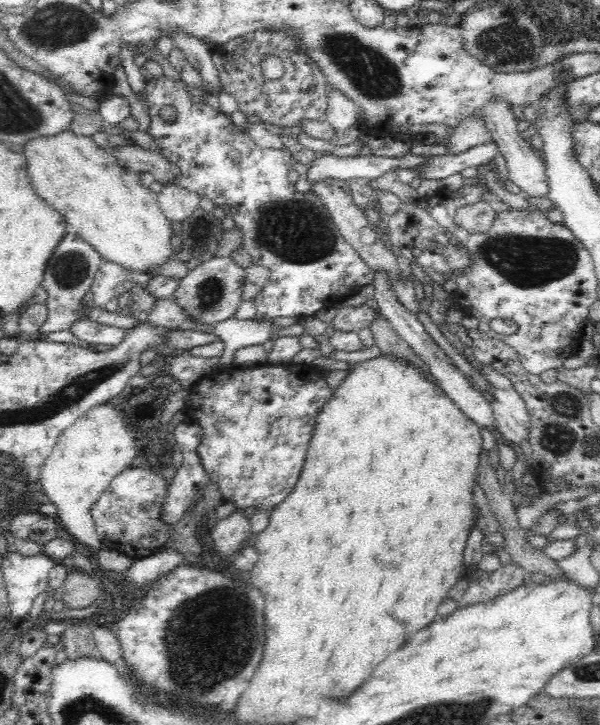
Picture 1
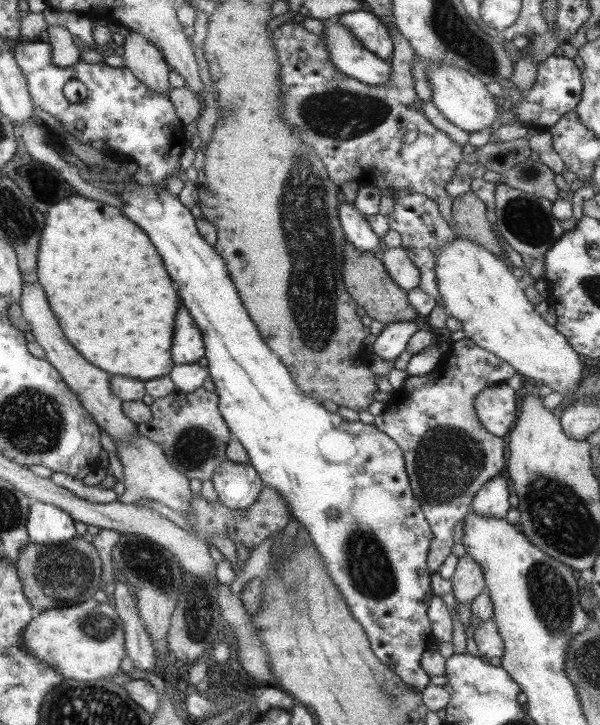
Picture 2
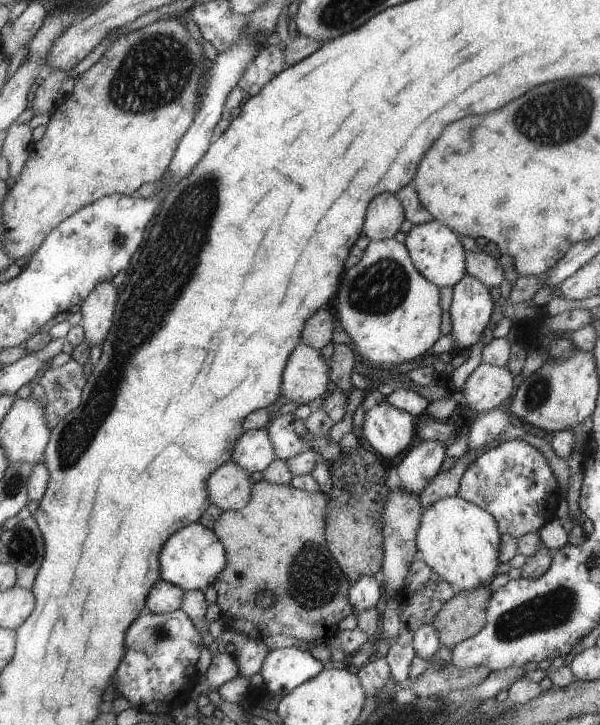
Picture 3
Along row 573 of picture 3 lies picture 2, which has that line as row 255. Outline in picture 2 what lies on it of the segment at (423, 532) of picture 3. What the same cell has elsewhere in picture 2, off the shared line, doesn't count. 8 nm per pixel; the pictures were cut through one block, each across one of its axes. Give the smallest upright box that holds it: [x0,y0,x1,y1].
[434,236,583,392]

